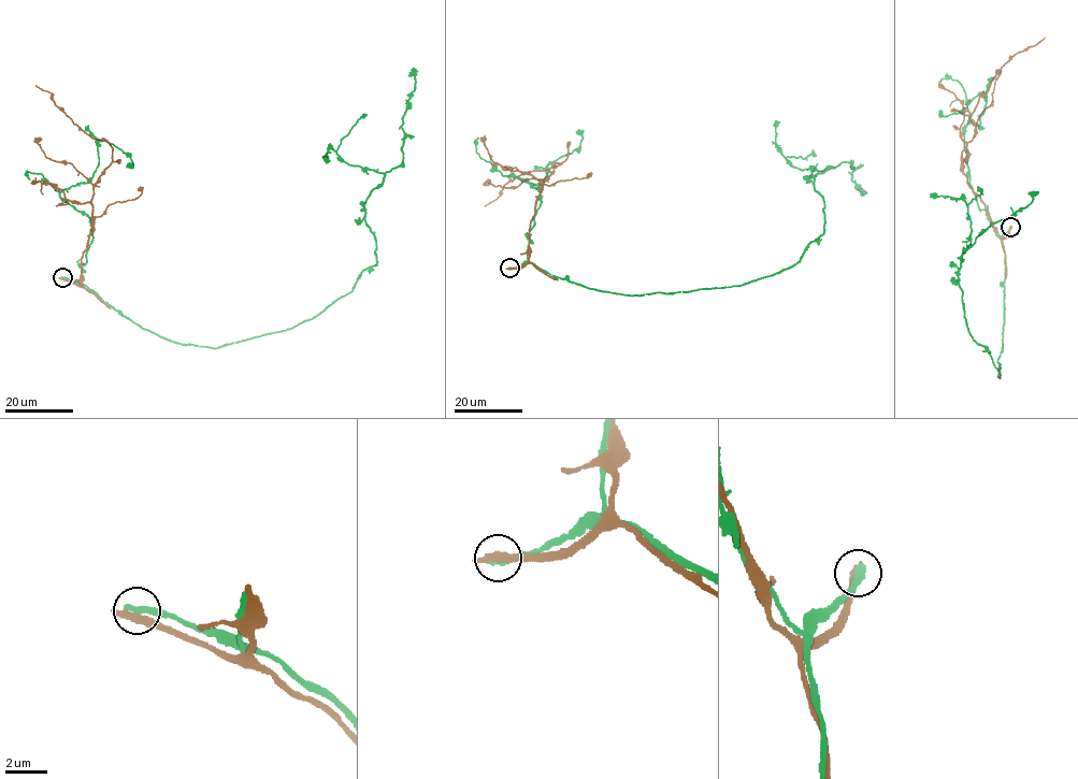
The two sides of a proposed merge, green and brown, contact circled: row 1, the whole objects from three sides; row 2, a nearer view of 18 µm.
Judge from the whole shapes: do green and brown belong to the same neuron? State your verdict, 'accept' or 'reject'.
reject

